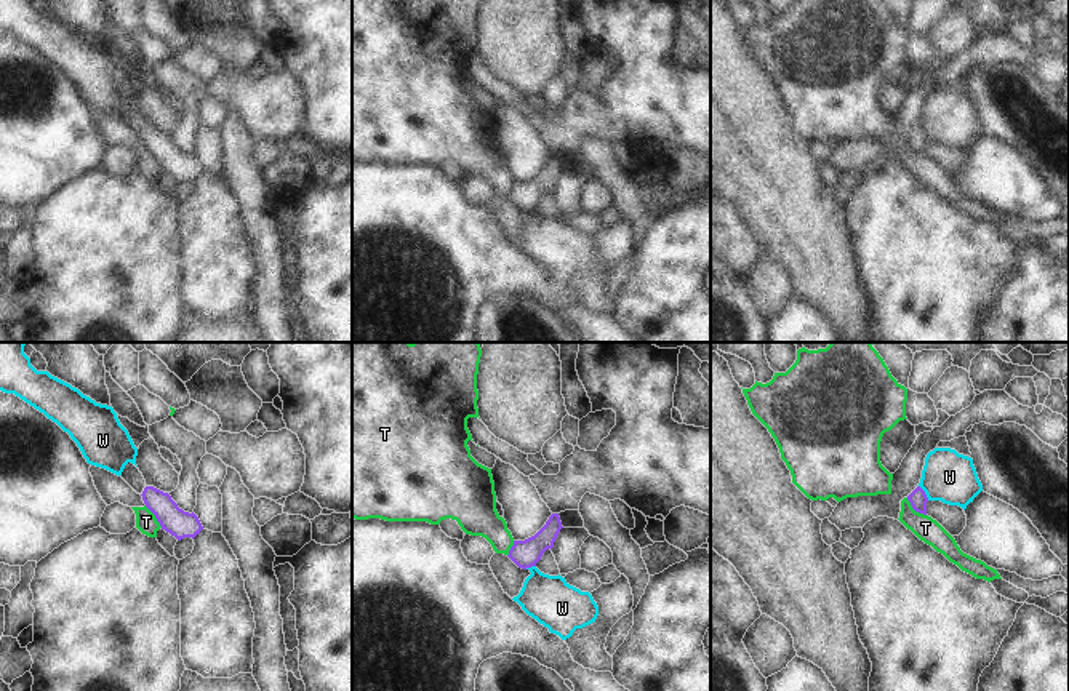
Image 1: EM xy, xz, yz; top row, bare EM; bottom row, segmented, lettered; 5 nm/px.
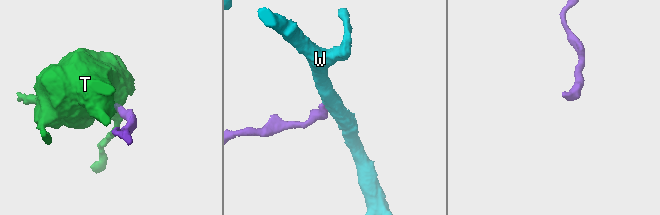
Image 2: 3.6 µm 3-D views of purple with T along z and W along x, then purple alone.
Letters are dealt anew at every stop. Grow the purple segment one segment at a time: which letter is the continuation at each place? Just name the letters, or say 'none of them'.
none of them

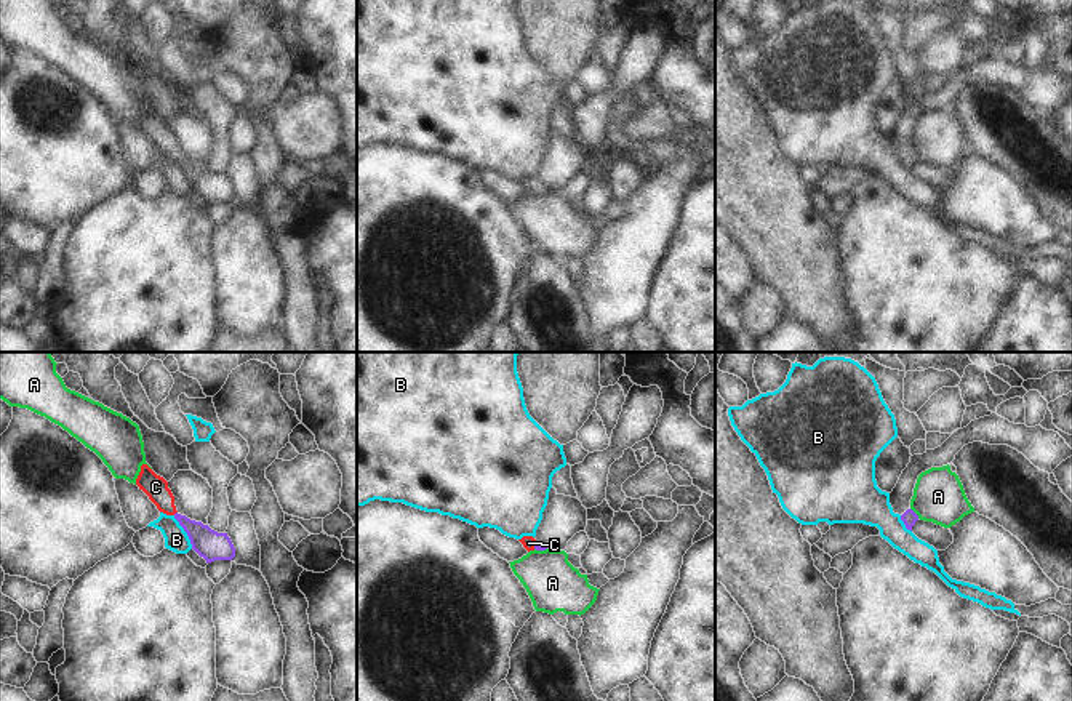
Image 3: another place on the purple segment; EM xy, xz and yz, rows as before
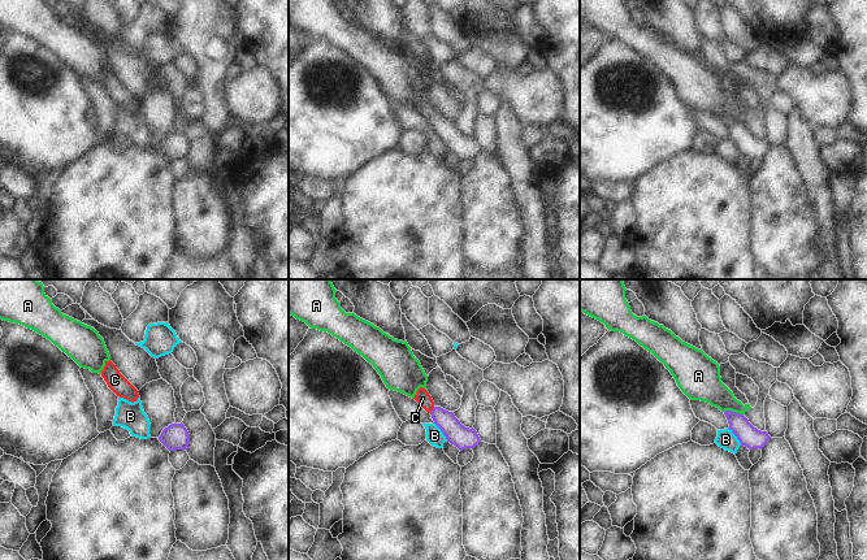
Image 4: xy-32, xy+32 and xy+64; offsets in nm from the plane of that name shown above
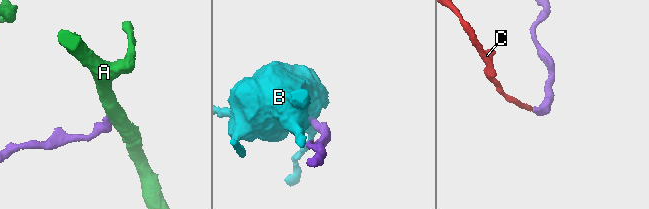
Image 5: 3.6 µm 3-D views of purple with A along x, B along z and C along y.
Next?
C

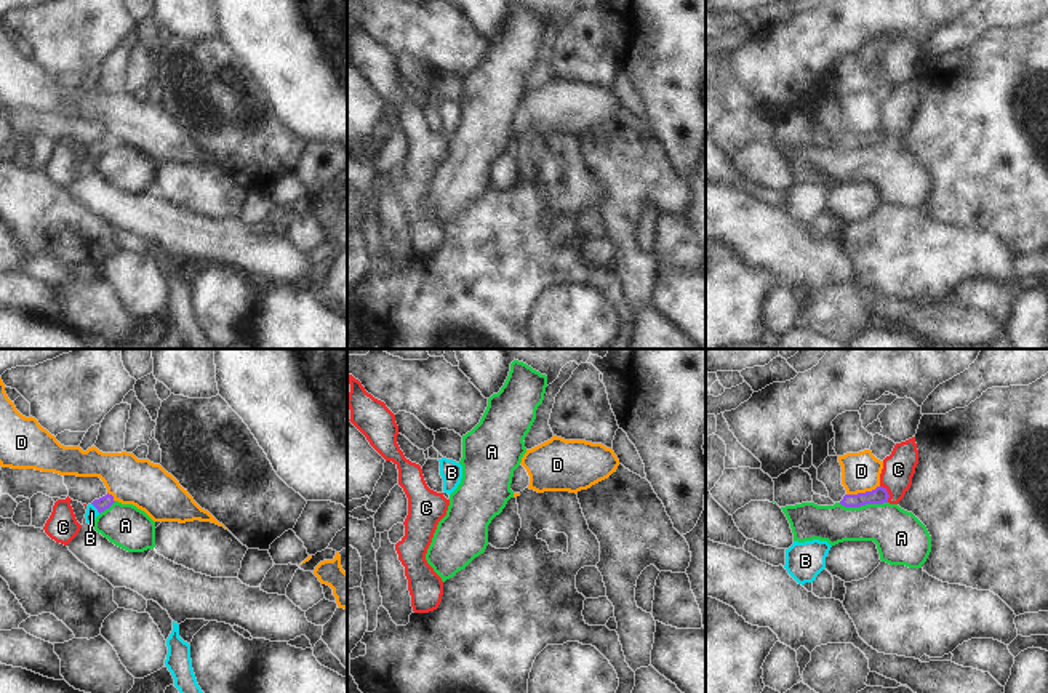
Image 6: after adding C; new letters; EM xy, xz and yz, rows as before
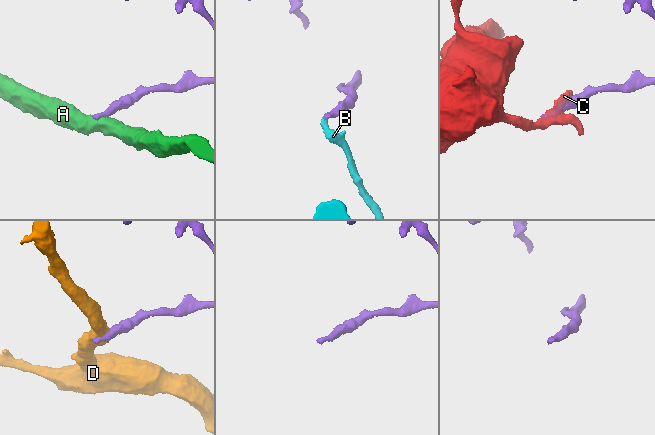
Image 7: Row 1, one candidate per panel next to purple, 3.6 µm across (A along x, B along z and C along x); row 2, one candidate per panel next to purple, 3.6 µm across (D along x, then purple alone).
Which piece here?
B

